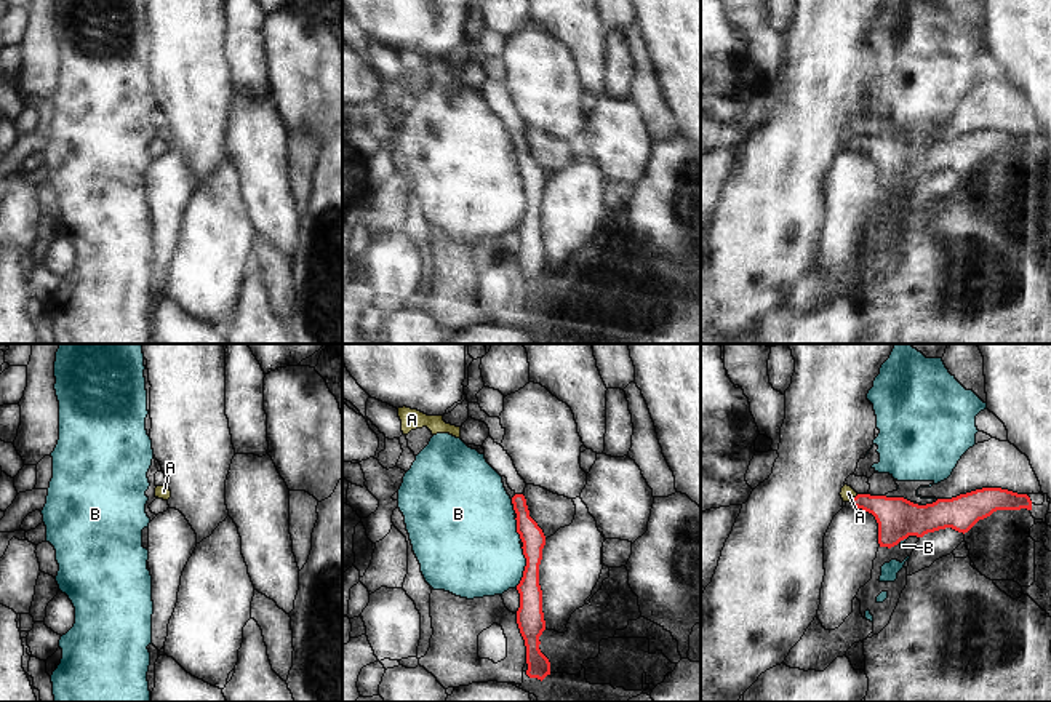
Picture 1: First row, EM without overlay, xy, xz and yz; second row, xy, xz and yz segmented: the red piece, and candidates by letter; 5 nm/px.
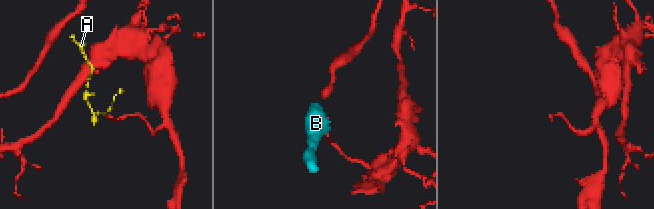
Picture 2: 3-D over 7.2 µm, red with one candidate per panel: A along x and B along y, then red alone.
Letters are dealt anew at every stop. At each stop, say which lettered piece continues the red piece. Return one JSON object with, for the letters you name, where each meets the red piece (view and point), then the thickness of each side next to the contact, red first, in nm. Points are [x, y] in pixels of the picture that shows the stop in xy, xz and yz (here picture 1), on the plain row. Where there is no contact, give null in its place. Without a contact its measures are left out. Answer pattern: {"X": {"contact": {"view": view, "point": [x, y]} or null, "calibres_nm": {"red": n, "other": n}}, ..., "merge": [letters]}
{"merge": []}

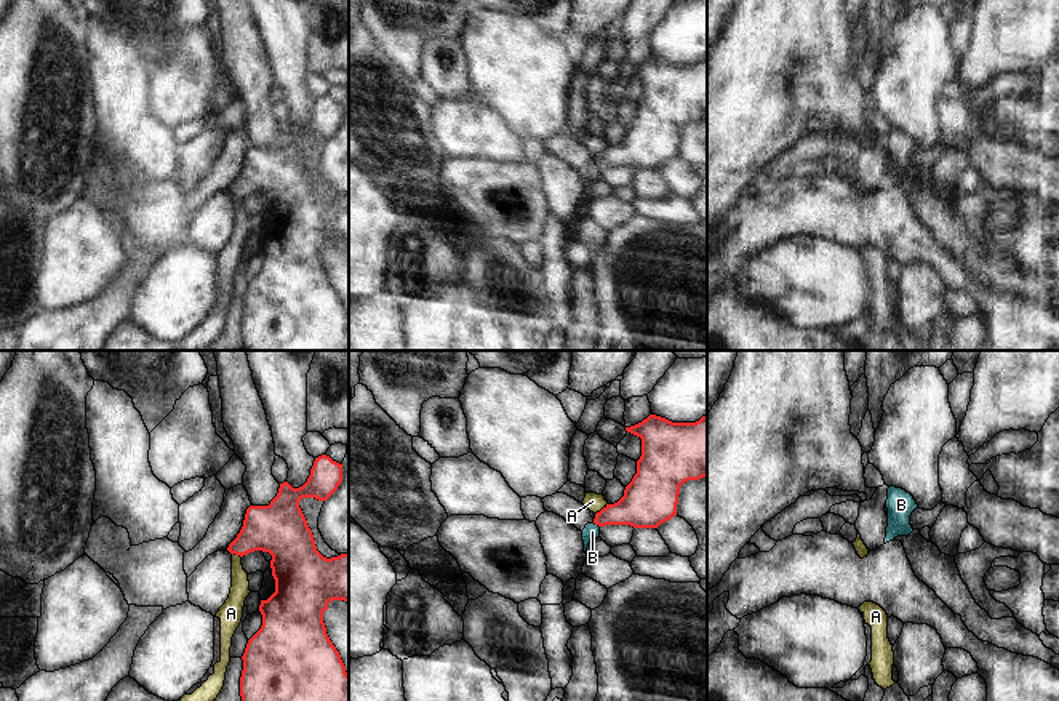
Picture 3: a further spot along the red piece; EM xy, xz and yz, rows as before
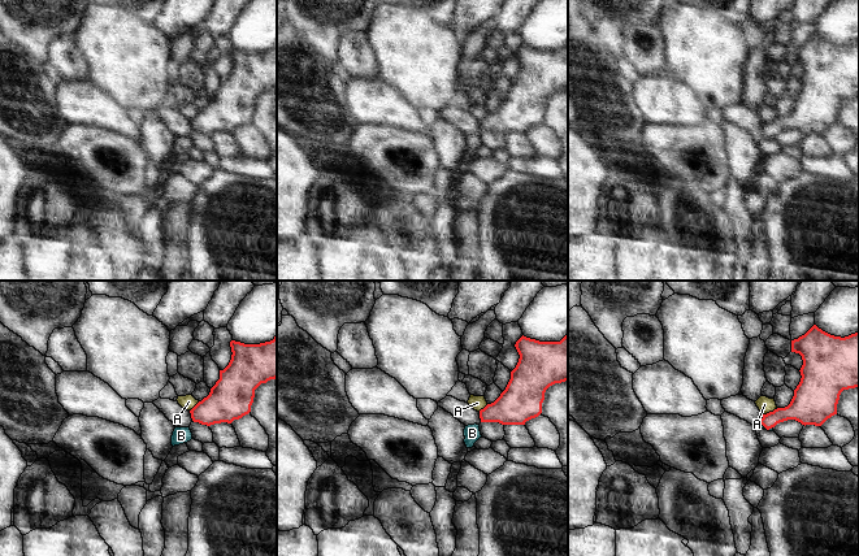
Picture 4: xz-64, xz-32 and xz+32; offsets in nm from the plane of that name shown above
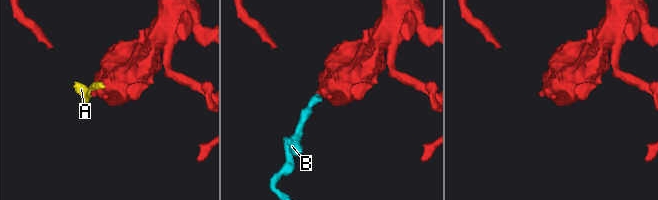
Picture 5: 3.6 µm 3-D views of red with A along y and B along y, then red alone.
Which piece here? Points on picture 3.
{"B": {"contact": {"view": "xz", "point": [595, 165]}, "calibres_nm": {"red": 220, "other": 80}}, "merge": ["B"]}

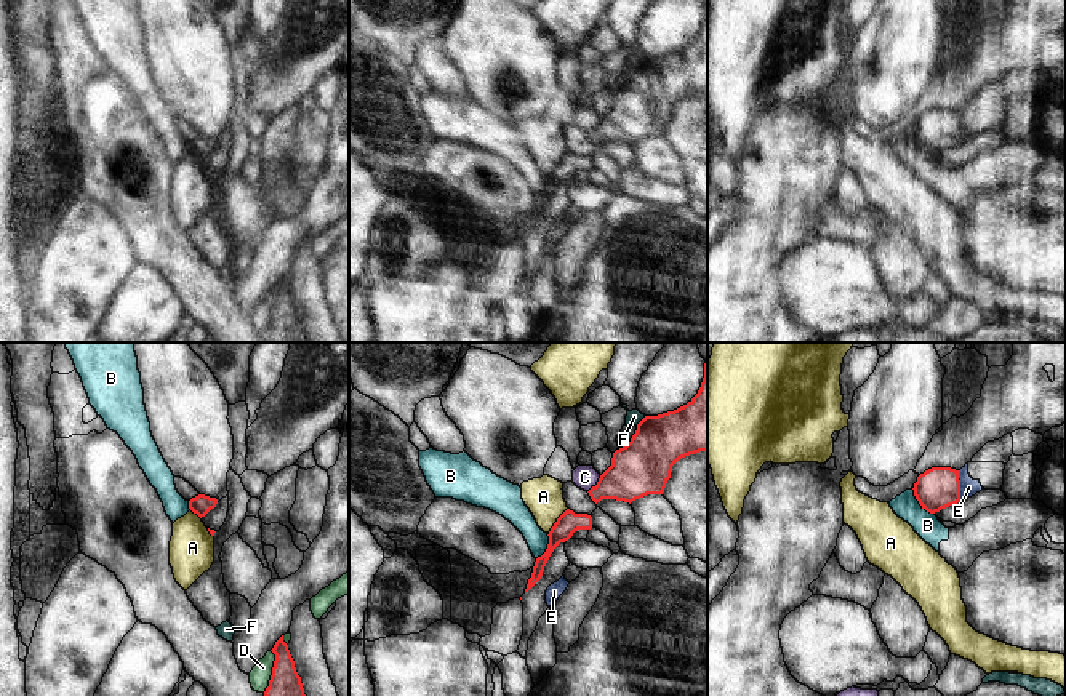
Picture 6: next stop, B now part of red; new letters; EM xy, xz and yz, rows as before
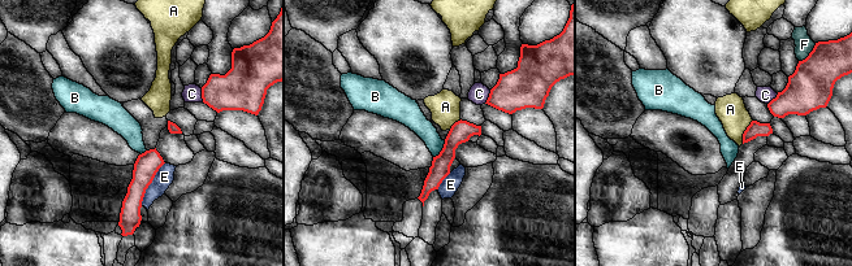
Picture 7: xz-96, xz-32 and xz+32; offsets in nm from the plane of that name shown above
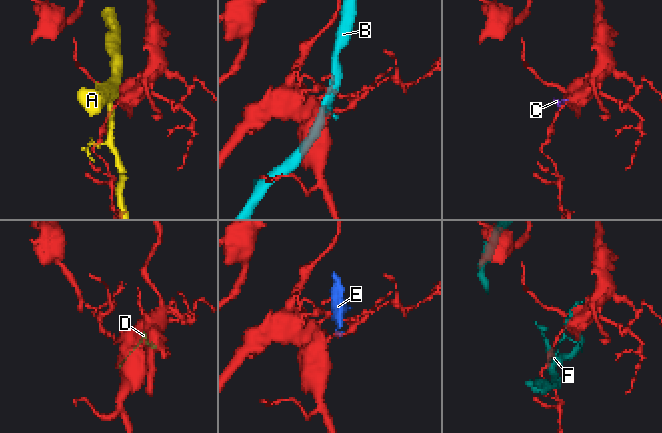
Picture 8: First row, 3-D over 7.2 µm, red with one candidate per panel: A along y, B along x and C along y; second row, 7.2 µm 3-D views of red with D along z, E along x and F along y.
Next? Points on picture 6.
{"merge": []}

